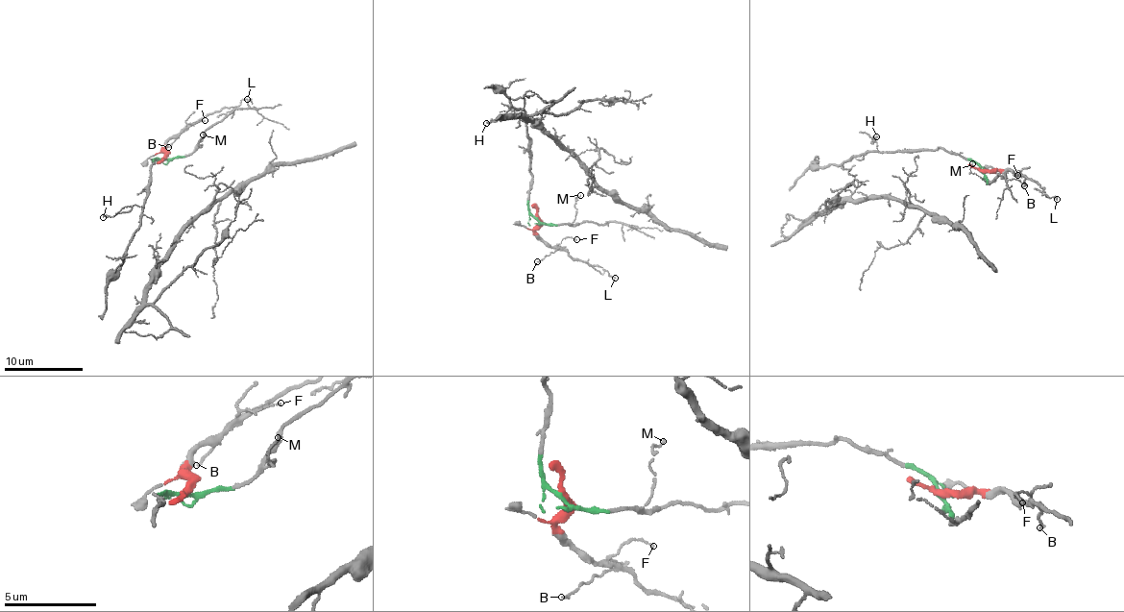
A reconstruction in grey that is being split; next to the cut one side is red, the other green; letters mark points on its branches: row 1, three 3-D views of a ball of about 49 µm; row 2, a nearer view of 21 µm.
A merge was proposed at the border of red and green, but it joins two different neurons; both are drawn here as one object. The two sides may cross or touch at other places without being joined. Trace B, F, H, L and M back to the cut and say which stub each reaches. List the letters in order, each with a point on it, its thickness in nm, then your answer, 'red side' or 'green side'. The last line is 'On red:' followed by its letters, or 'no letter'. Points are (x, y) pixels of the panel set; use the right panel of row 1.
B: place (1024, 185); calibre 120 nm; red side
F: place (1017, 175); calibre 100 nm; red side
H: place (876, 136); calibre 190 nm; green side
L: place (1057, 199); calibre 130 nm; red side
M: place (972, 163); calibre 100 nm; green side
On red: B, F, L

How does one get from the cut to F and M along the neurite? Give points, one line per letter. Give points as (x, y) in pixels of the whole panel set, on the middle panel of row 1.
F: (538, 217), (536, 235), (548, 244), (560, 243), (565, 238), (576, 239)
M: (538, 217), (545, 223), (561, 225), (572, 221), (575, 216), (574, 198), (579, 194)

